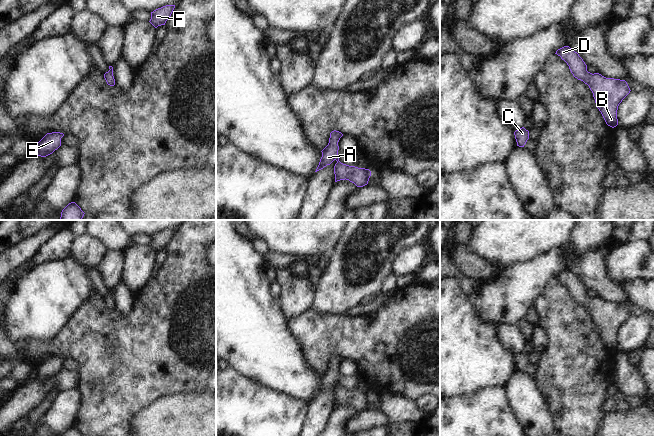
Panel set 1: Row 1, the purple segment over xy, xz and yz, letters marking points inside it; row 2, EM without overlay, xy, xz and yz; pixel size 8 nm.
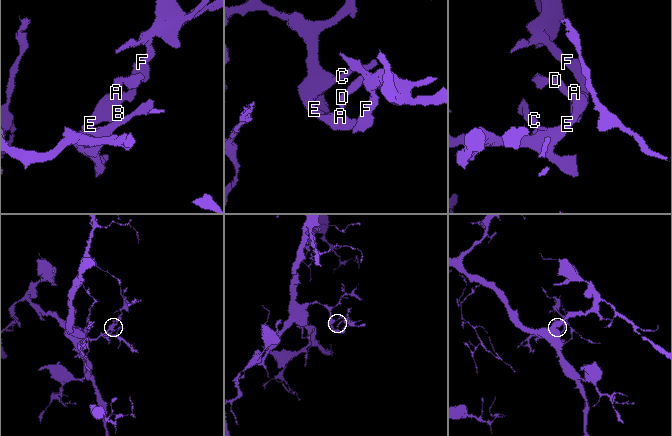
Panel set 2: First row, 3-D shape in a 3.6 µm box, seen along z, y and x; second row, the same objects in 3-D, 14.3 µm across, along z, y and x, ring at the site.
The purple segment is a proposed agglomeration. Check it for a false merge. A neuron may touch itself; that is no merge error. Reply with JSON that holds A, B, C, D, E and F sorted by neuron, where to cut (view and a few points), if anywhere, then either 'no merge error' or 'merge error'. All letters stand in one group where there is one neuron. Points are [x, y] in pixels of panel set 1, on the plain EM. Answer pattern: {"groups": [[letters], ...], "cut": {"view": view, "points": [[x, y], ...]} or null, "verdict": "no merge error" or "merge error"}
{"groups": [["A", "B", "C", "D", "E", "F"]], "cut": null, "verdict": "no merge error"}

